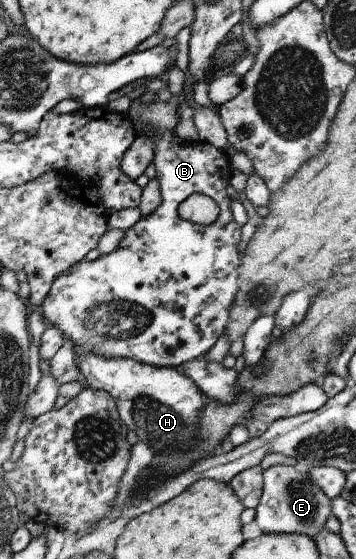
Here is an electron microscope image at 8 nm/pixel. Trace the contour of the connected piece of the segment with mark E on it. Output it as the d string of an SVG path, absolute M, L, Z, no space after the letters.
M285 464L262 470L262 492L254 507L255 525L262 533L298 533L312 537L323 528L330 513L330 499L321 493L306 474L299 474Z

